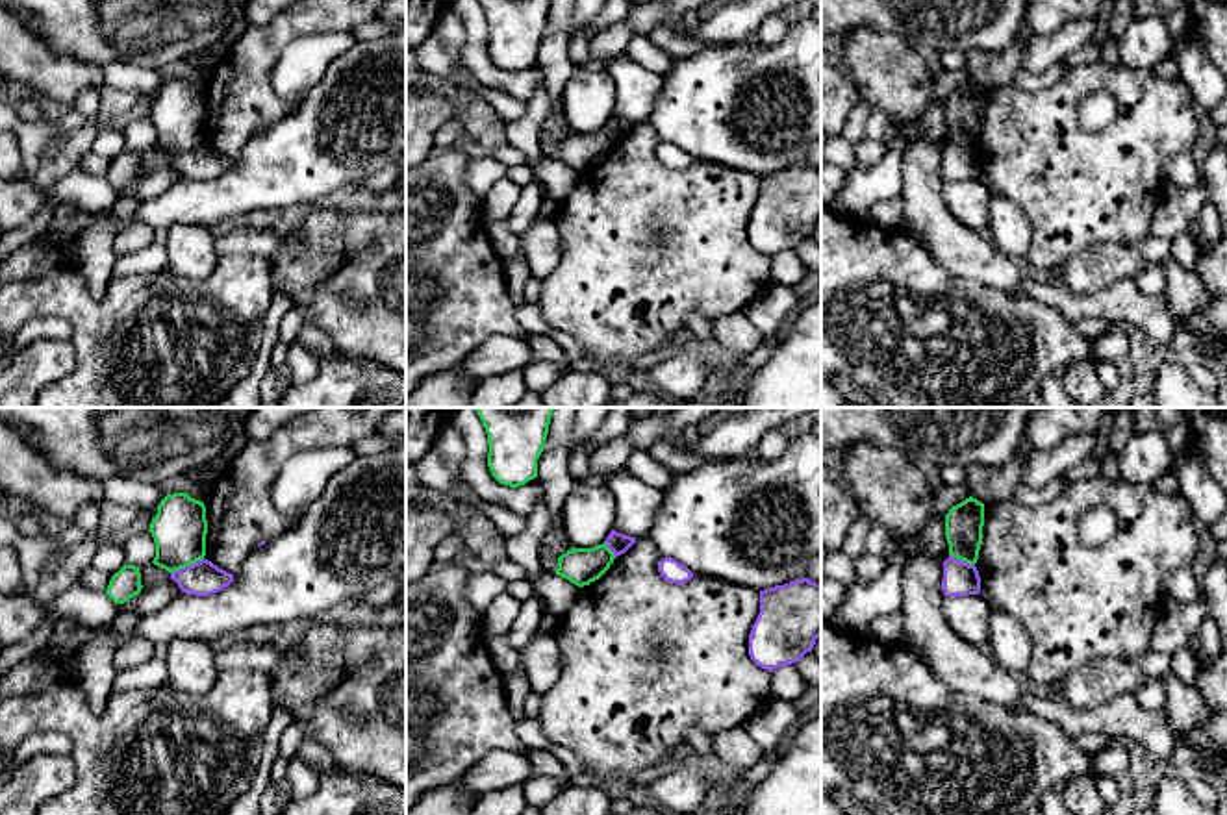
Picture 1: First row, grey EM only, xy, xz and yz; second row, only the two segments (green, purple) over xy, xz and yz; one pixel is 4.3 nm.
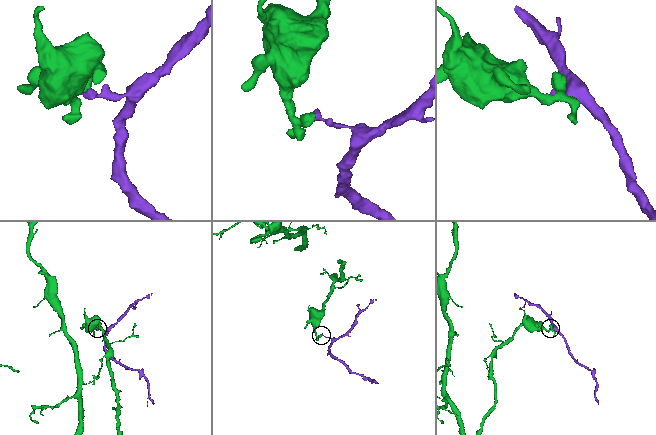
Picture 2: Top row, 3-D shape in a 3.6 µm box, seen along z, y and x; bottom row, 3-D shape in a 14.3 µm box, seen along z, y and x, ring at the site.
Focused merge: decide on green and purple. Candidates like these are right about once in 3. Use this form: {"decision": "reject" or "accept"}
{"decision": "reject"}

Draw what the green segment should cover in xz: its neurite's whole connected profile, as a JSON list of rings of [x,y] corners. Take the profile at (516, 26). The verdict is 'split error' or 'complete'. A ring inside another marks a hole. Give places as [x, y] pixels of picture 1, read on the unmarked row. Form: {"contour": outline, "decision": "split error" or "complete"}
{"contour": [[[478,0],[489,28],[487,52],[493,63],[510,72],[538,63],[552,0]]], "decision": "complete"}

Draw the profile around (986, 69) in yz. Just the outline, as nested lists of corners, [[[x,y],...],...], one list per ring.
[[[1023,33],[1003,52],[968,50],[966,70],[969,80],[982,89],[1014,83],[1014,76],[1021,70],[1023,52]]]

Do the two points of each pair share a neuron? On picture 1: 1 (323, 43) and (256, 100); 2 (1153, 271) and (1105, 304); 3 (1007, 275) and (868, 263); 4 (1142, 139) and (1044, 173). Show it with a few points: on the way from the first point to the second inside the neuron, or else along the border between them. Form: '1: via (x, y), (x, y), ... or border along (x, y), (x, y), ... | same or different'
1: border along (286, 47), (271, 87), (297, 100) | different
2: border along (1131, 280), (1148, 295), (1163, 295) | different
3: border along (914, 239), (951, 273), (986, 286) | different
4: via (1118, 163), (1109, 173), (1068, 173) | same

